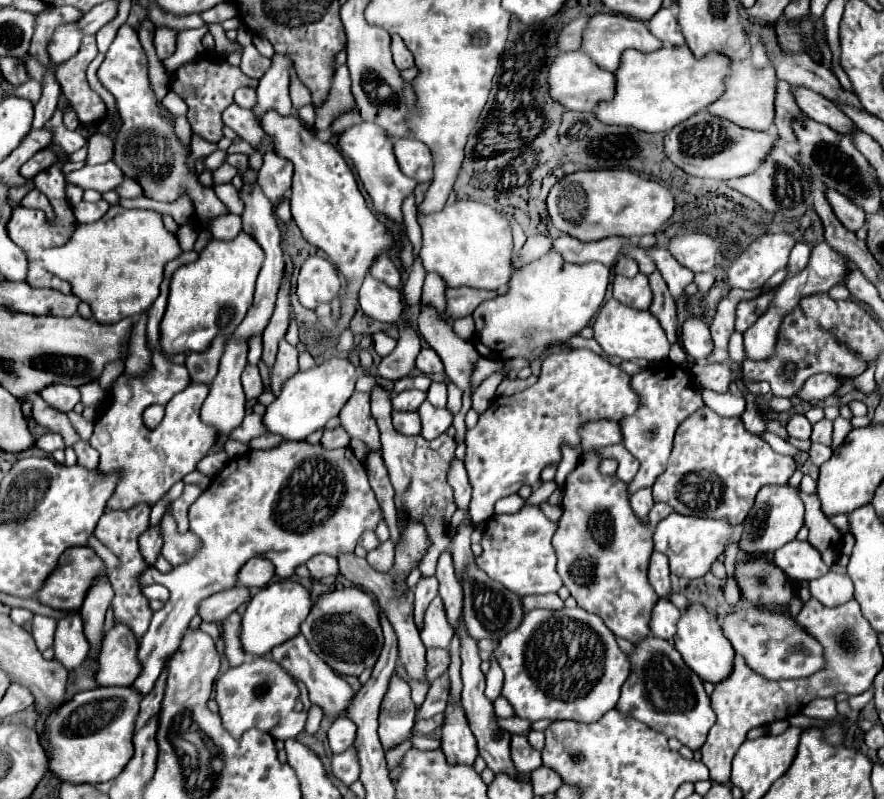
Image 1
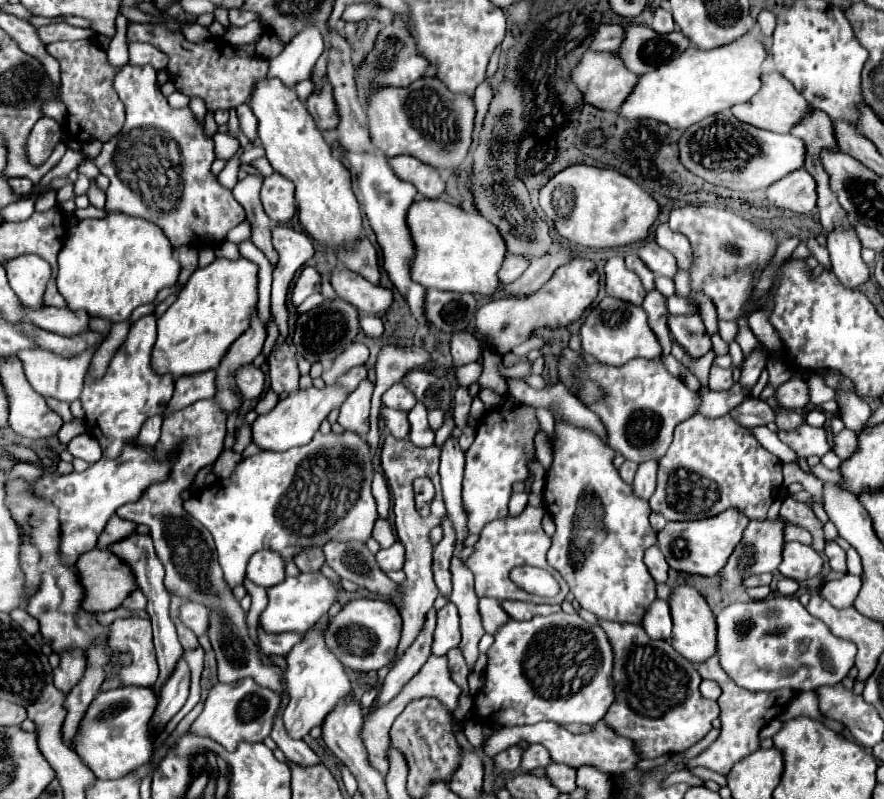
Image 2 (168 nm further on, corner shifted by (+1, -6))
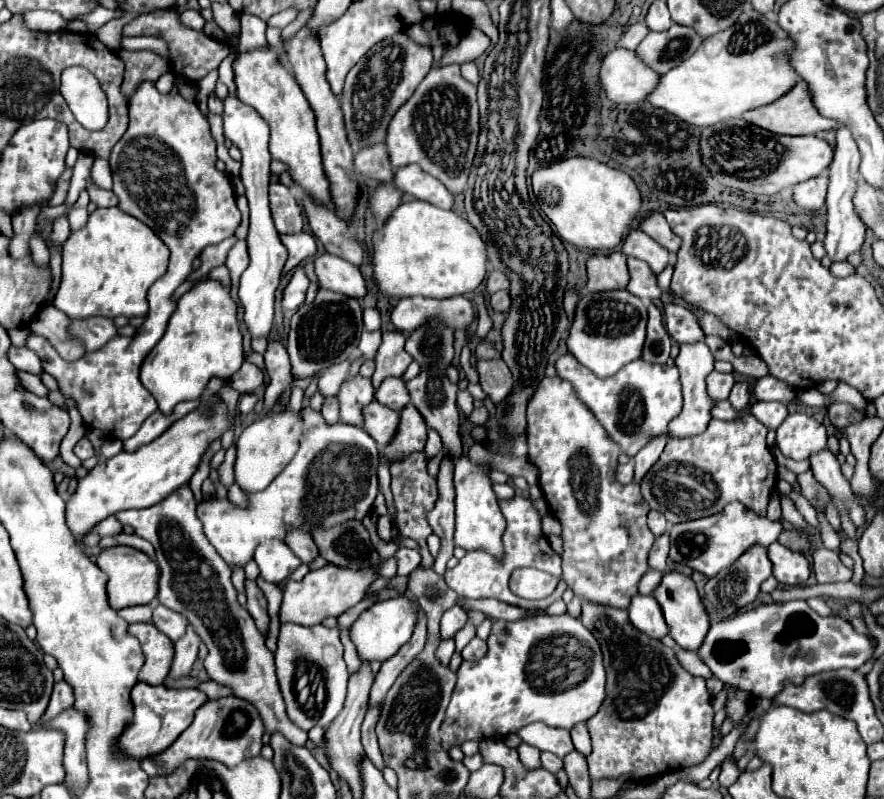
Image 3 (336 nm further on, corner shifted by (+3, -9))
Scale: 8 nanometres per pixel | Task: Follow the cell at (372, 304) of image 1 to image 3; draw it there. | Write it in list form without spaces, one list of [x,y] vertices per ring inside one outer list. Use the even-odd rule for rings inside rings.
[[[322,253],[314,261],[316,277],[320,281],[320,287],[350,295],[354,299],[362,299],[366,295],[366,285],[360,275],[360,269],[346,259],[340,259],[338,255]]]

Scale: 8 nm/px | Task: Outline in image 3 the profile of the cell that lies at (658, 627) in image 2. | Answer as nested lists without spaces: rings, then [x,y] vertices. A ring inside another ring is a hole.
[[[634,595],[628,607],[630,623],[652,639],[662,639],[668,633],[662,609],[652,595]]]

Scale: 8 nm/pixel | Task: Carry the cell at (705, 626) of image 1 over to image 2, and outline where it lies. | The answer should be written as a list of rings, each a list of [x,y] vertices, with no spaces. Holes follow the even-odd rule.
[[[678,586],[670,596],[670,610],[672,610],[672,648],[678,650],[686,660],[692,664],[706,662],[710,656],[716,654],[716,620],[706,604],[706,600],[692,588],[692,586]]]

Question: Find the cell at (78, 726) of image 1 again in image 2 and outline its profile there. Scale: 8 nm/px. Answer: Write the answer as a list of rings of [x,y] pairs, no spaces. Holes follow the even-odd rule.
[[[120,686],[116,690],[100,692],[84,718],[78,724],[72,746],[86,766],[94,772],[98,780],[114,780],[128,776],[146,764],[152,756],[152,736],[148,730],[148,720],[156,708],[156,694],[152,688],[142,686]]]

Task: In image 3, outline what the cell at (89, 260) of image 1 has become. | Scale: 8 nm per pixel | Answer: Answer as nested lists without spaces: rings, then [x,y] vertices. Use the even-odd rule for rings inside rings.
[[[118,207],[96,209],[86,227],[72,233],[62,249],[62,283],[54,307],[70,319],[88,317],[144,317],[148,313],[146,293],[166,273],[168,247],[156,233],[136,217]]]

